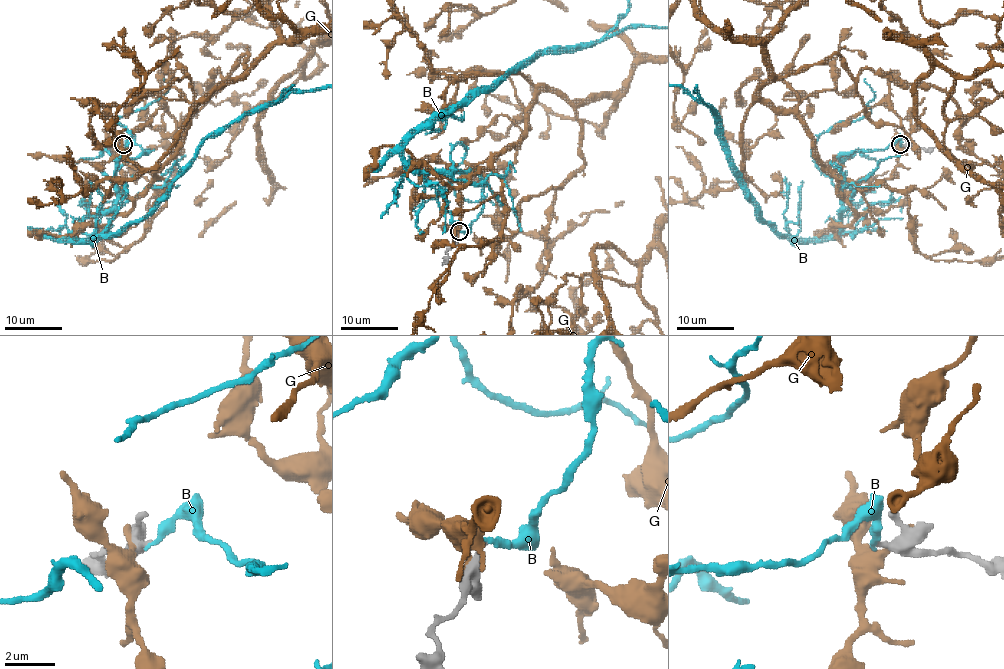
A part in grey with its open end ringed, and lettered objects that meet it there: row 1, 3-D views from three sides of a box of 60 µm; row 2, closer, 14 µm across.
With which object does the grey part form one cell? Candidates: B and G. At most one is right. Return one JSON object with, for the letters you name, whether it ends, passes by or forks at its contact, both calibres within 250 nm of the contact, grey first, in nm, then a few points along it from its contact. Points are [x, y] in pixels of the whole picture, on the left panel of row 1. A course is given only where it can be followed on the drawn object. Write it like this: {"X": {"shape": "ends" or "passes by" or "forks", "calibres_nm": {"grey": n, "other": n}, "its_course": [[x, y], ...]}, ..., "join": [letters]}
{"join": []}

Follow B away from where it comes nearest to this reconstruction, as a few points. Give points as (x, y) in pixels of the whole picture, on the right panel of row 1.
B: (900, 145), (841, 156), (839, 228), (786, 237), (757, 214), (711, 110), (678, 86)

